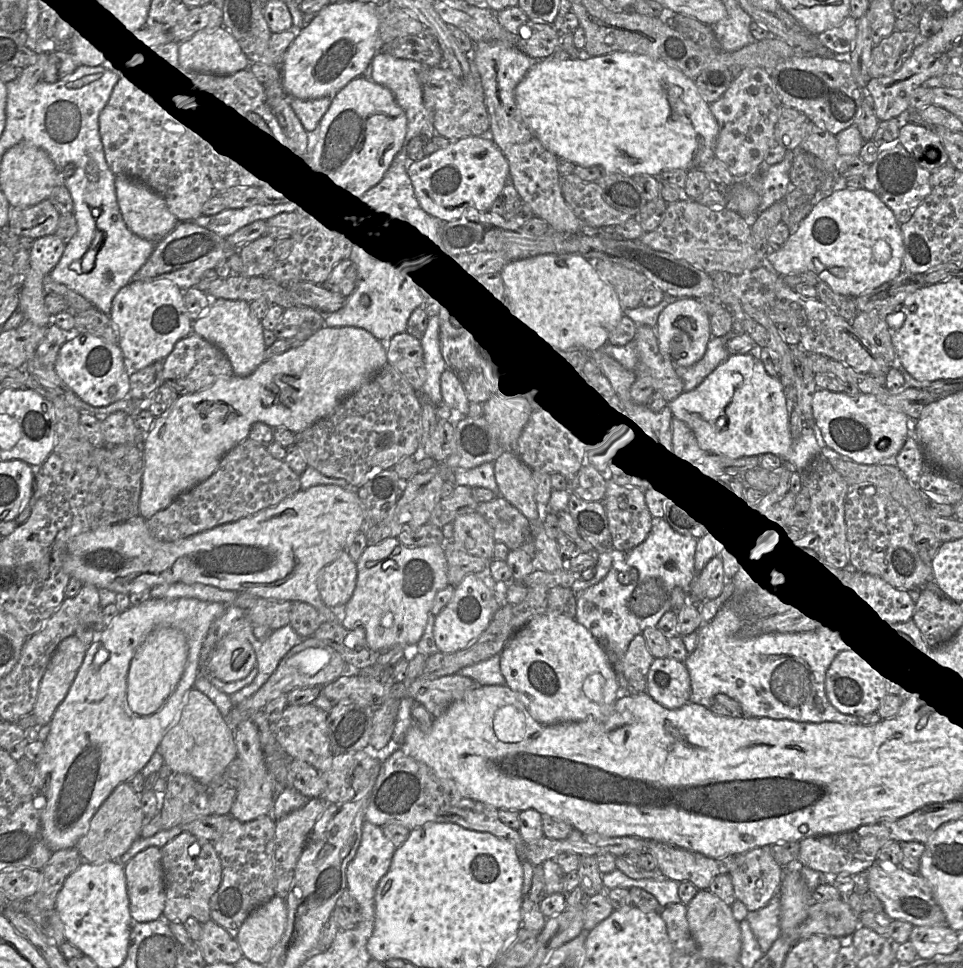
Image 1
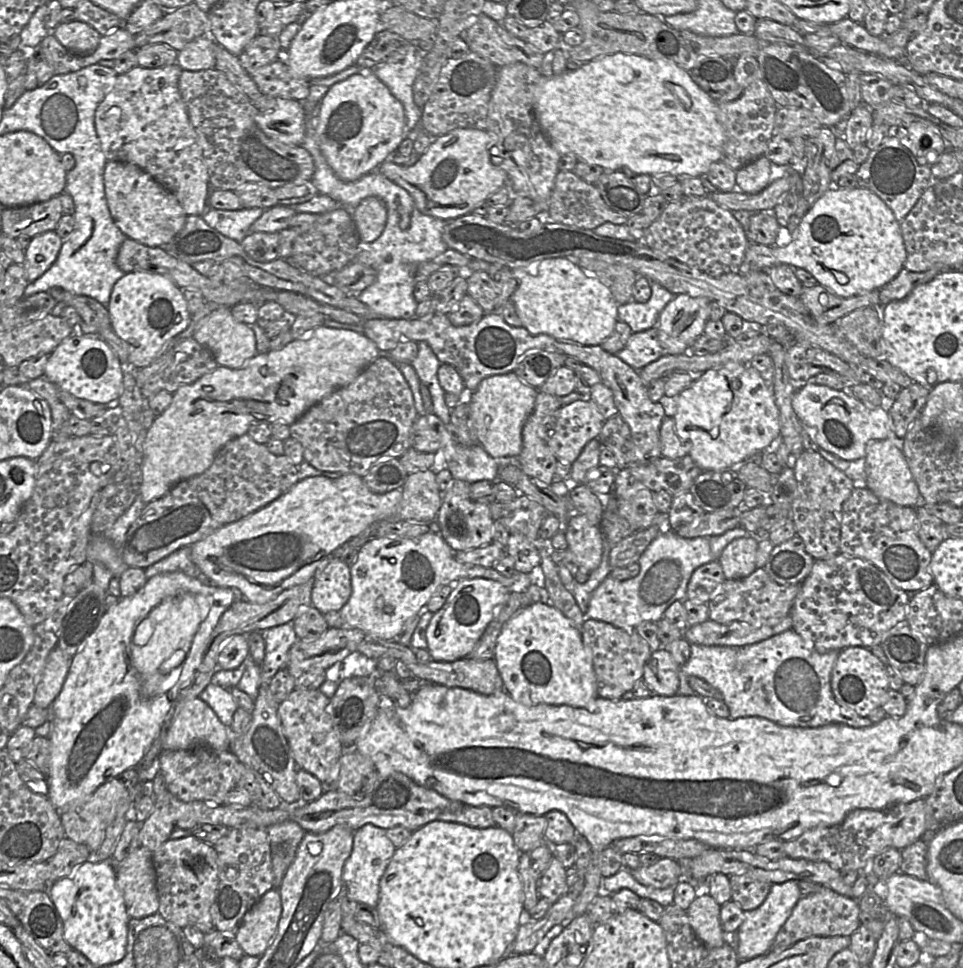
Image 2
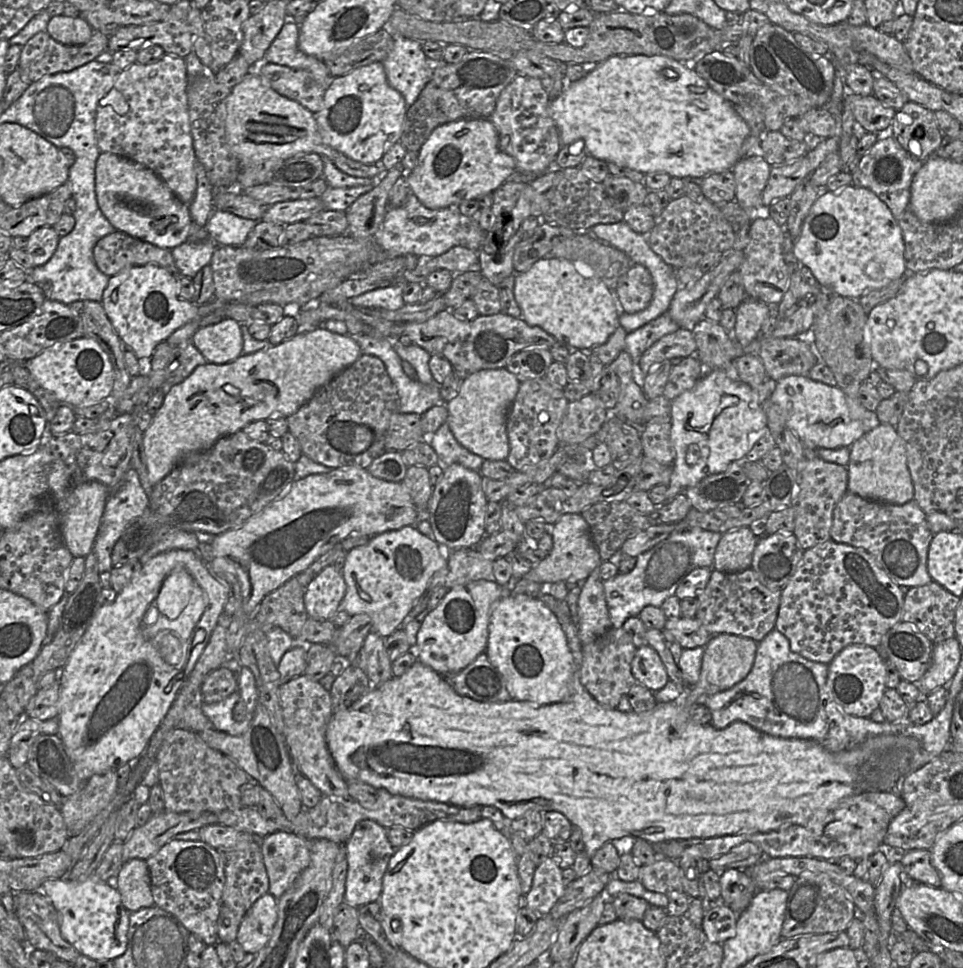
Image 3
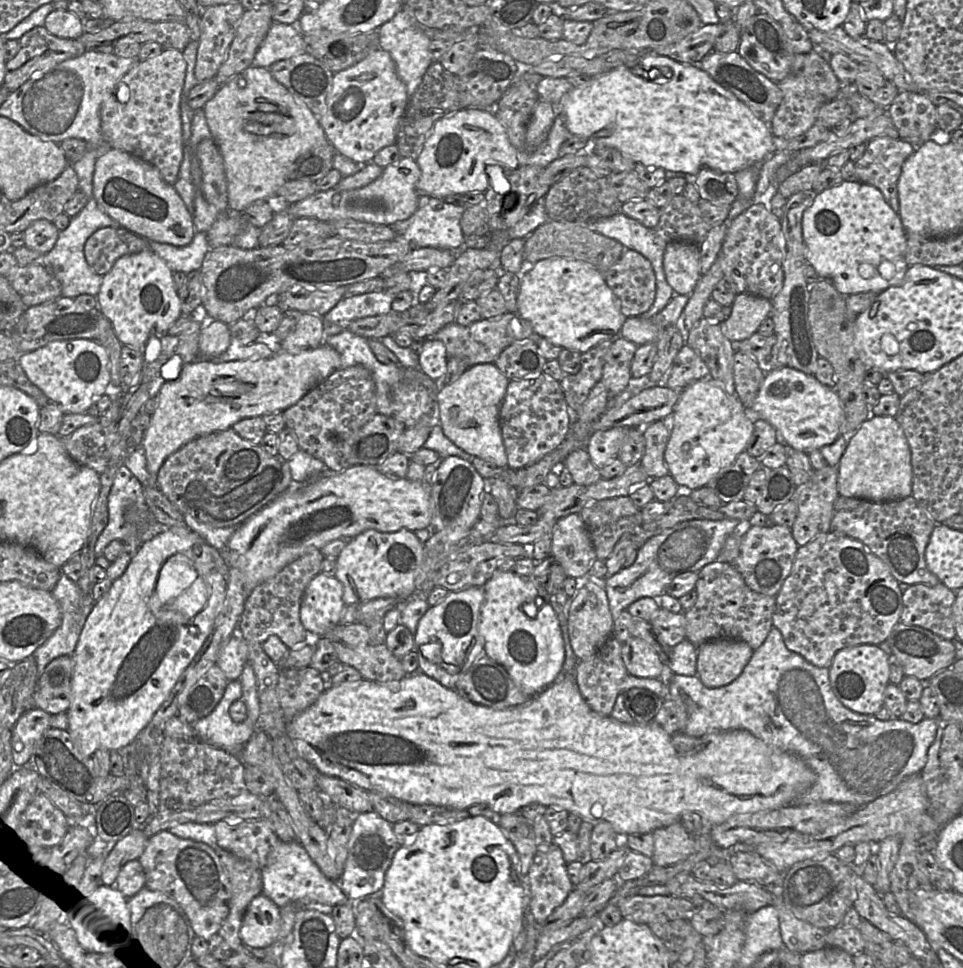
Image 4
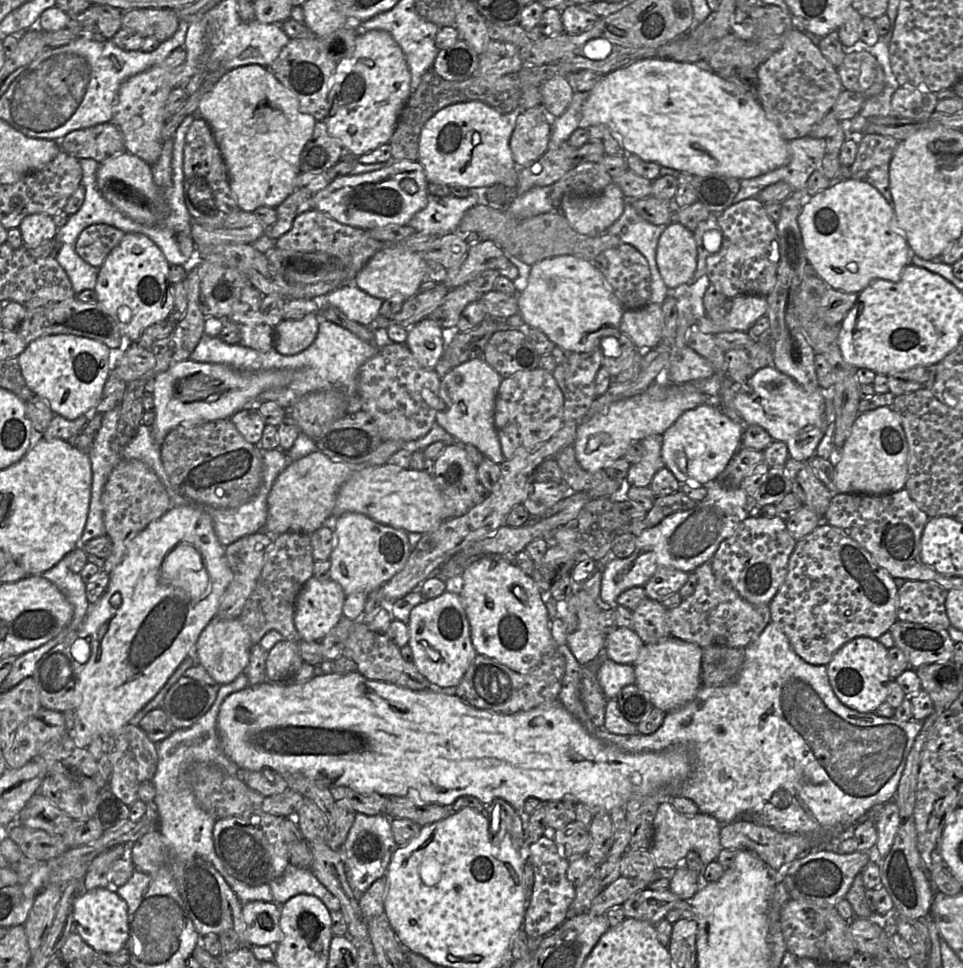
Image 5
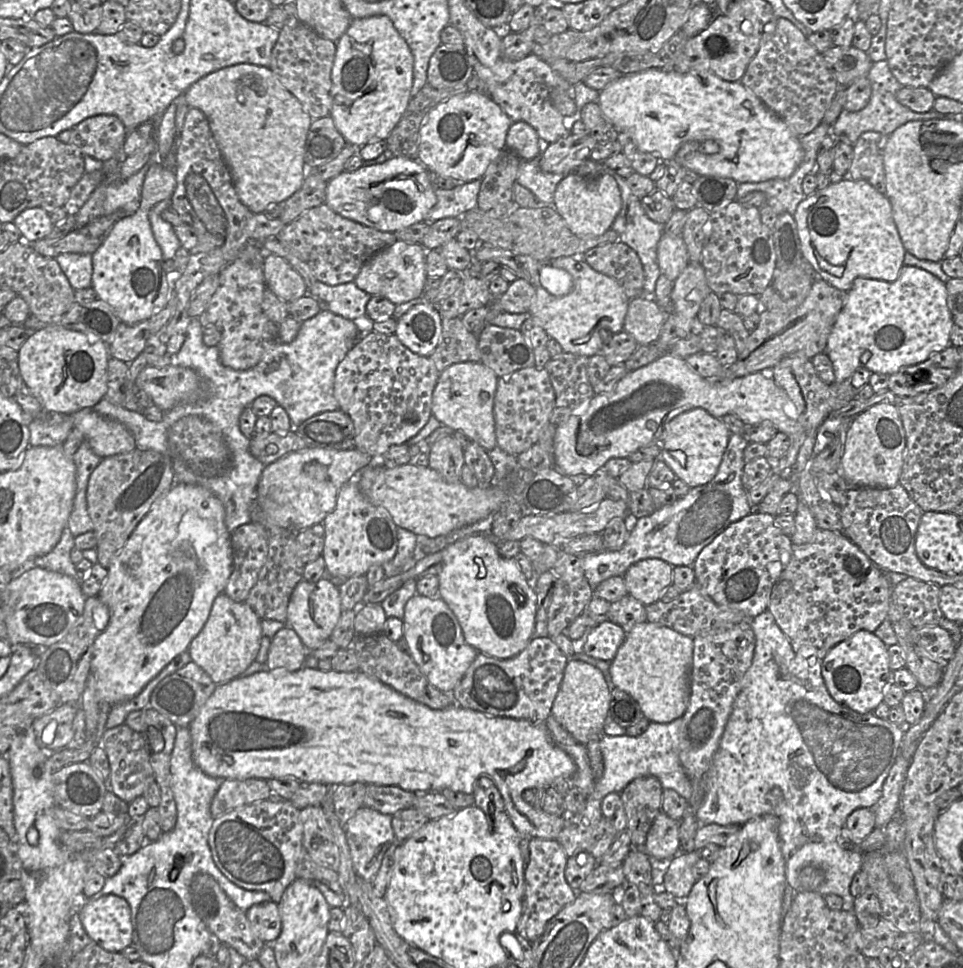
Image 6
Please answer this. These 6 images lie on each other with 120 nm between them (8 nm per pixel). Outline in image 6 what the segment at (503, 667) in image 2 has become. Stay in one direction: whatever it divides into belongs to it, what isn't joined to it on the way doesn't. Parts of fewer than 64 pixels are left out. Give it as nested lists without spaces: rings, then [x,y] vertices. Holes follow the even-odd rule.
[[[472,535],[442,550],[443,568],[437,575],[439,597],[456,616],[464,640],[478,653],[508,659],[523,651],[533,637],[537,596],[513,558],[502,556],[495,543]]]

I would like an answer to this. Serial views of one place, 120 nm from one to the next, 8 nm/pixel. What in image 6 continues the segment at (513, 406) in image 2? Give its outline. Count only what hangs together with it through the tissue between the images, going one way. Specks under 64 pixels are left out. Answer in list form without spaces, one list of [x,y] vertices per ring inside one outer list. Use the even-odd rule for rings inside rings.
[[[461,362],[439,373],[432,394],[431,412],[442,425],[462,431],[486,451],[497,446],[494,421],[494,397],[498,376],[481,362]]]

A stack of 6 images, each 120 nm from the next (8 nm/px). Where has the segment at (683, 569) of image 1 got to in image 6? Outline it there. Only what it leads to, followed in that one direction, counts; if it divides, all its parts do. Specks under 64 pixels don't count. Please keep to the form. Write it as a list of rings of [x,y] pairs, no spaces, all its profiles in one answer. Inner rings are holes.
[[[731,433],[721,464],[714,478],[708,483],[690,488],[689,492],[674,503],[656,509],[651,515],[637,519],[629,537],[623,547],[617,551],[603,550],[583,555],[584,577],[589,585],[595,589],[602,581],[613,577],[623,577],[626,570],[634,563],[648,558],[664,560],[675,566],[691,566],[701,550],[711,543],[714,538],[724,531],[731,523],[740,520],[751,513],[753,505],[749,499],[749,491],[742,483],[745,466],[744,450],[749,442],[741,435]]]

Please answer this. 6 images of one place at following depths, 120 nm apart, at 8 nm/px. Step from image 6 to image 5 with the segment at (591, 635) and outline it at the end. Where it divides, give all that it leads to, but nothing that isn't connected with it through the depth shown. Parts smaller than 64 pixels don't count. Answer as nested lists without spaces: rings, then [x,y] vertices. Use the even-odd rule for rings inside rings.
[[[617,627],[606,636],[603,656],[619,664],[633,665],[644,644],[633,630]]]

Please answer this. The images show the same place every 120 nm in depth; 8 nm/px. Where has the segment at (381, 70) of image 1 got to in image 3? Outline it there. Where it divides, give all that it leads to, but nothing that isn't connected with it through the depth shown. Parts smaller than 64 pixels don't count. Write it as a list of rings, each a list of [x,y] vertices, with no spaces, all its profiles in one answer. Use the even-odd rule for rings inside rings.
[[[393,33],[392,36],[393,48],[382,62],[389,85],[403,95],[409,107],[416,101],[425,85],[433,78],[434,63],[425,55],[422,42],[407,38],[399,33]]]

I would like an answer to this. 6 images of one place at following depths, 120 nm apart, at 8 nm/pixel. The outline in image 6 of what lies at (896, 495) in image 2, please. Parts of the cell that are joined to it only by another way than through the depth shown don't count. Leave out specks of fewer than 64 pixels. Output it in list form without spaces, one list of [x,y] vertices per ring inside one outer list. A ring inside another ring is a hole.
[[[878,403],[858,414],[845,440],[841,465],[837,470],[850,487],[891,488],[899,484],[904,462],[906,436],[895,405]]]

